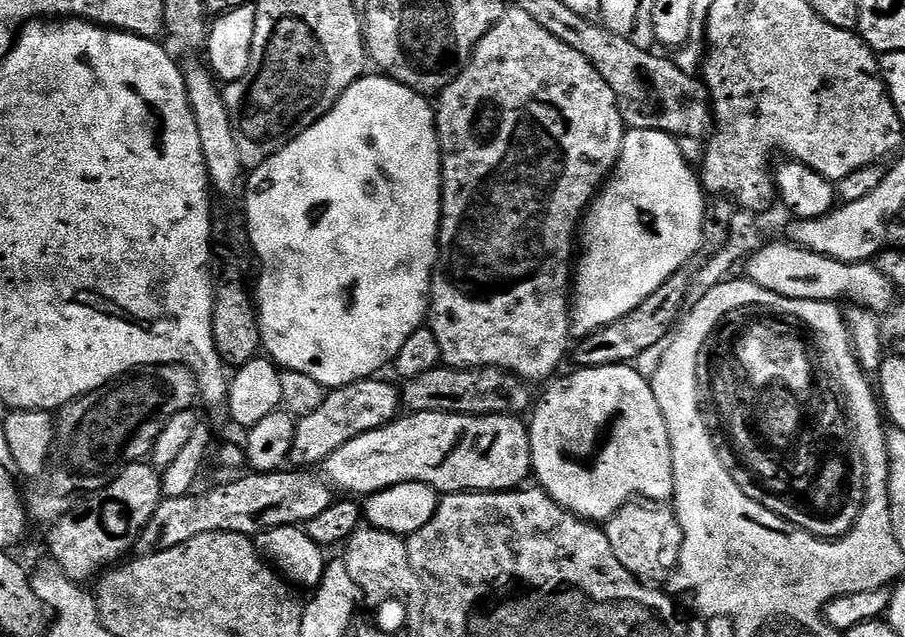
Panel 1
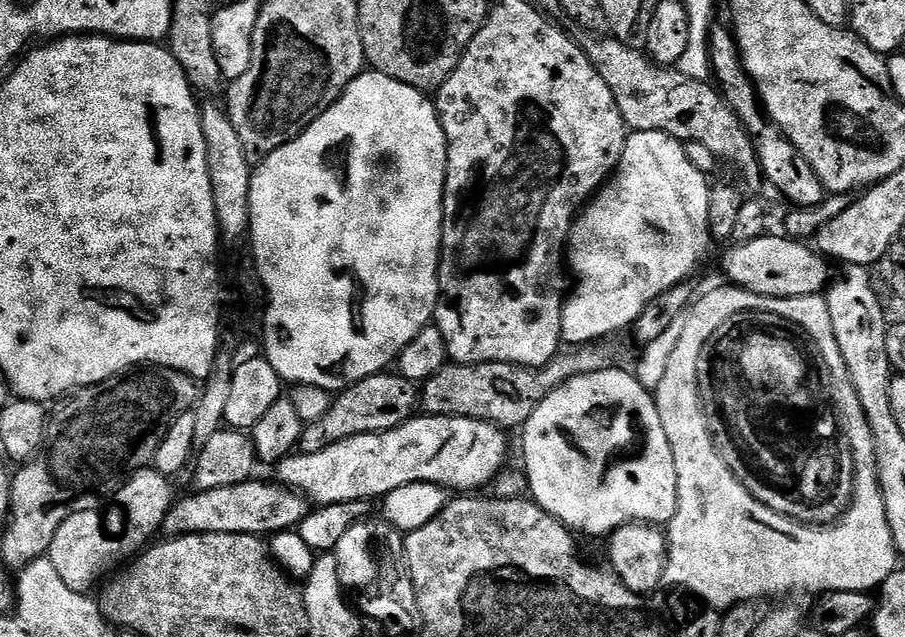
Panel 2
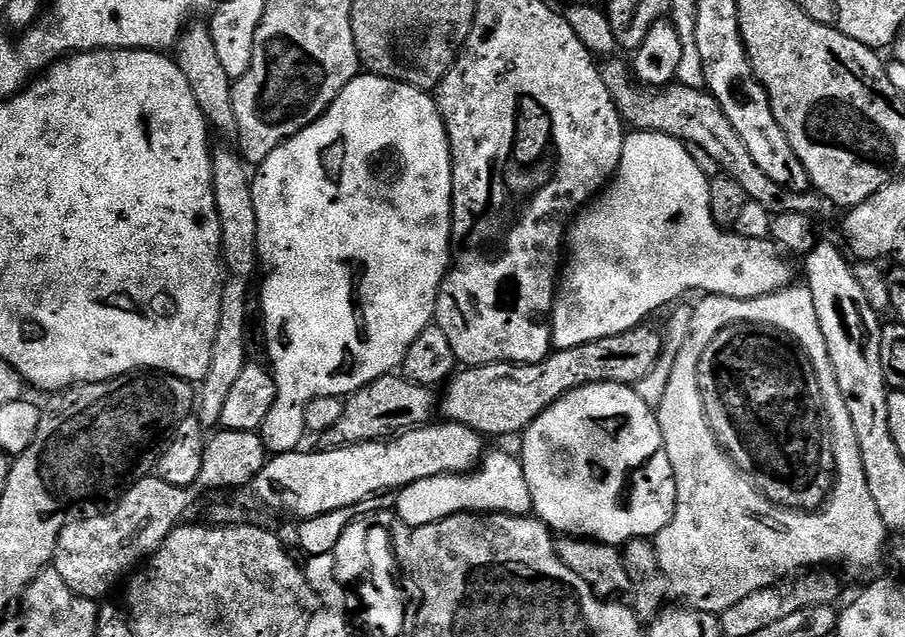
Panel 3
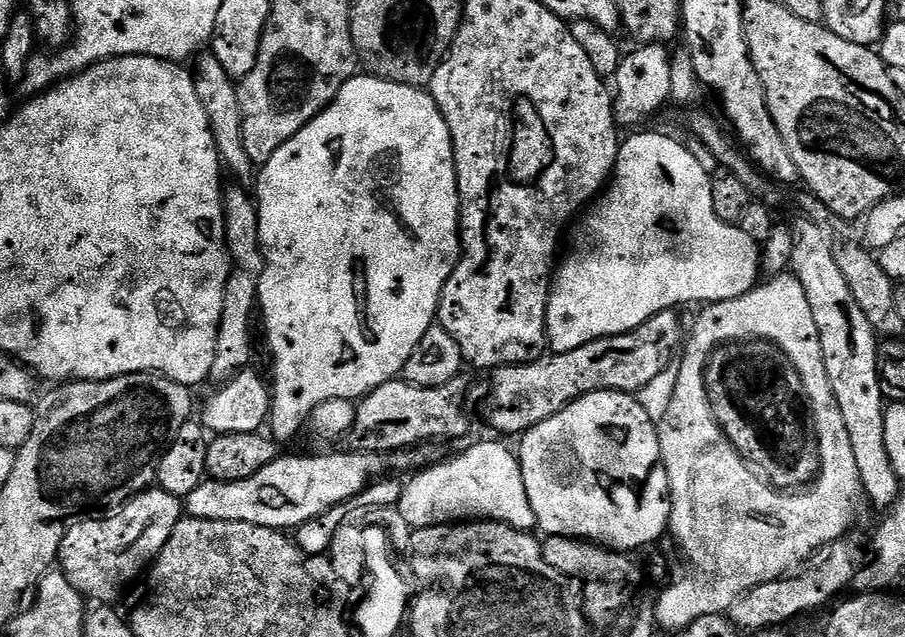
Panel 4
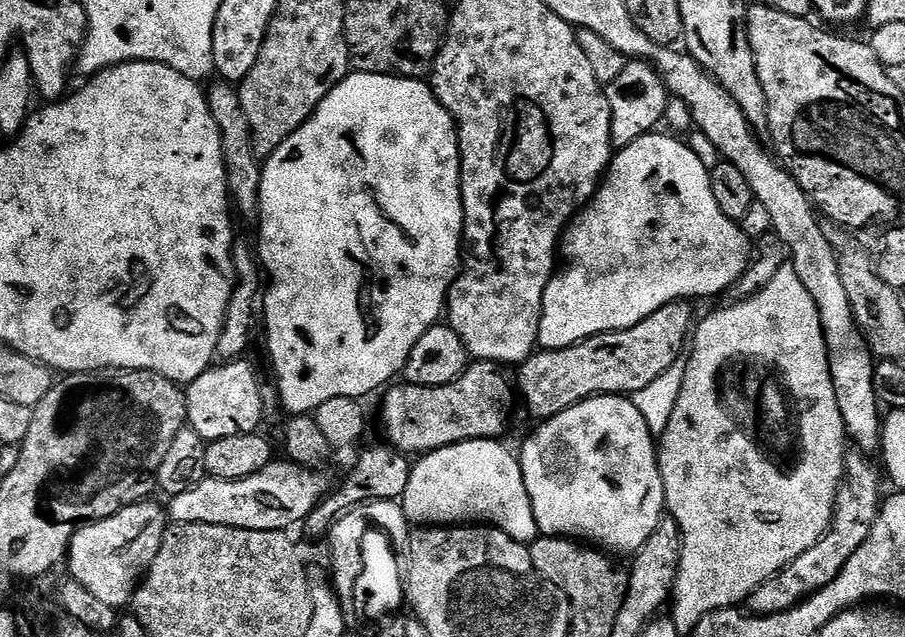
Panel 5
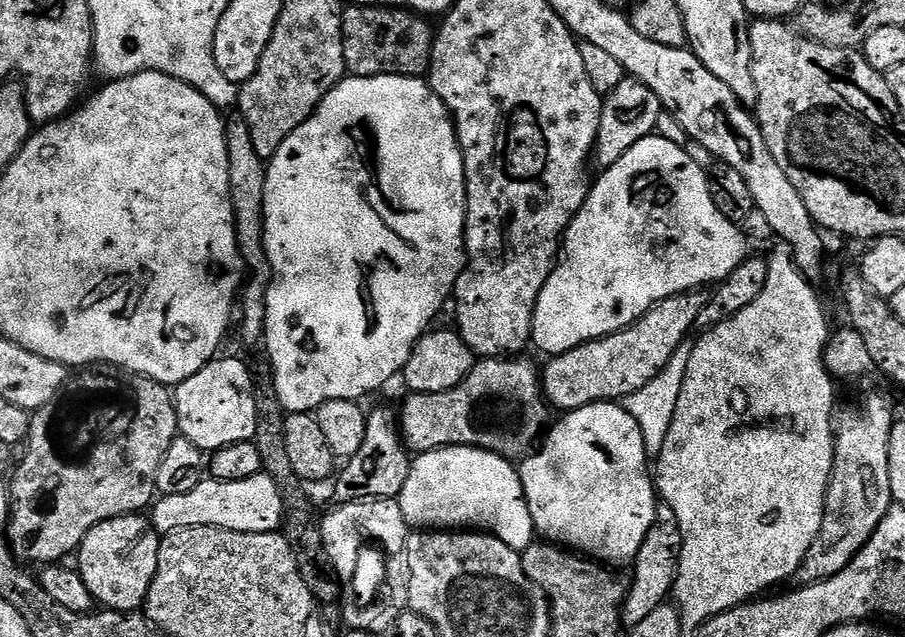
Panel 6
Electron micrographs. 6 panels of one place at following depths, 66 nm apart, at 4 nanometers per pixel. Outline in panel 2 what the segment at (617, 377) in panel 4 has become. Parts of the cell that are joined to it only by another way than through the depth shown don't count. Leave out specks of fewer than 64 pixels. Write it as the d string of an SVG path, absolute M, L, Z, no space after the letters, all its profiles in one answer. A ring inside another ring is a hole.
M608 342L579 345L575 350L561 350L544 368L523 368L517 364L486 362L485 364L445 364L434 378L425 380L418 392L418 408L426 416L474 418L496 424L505 430L519 429L538 410L542 398L570 378L582 374L598 374L617 367L616 352Z

